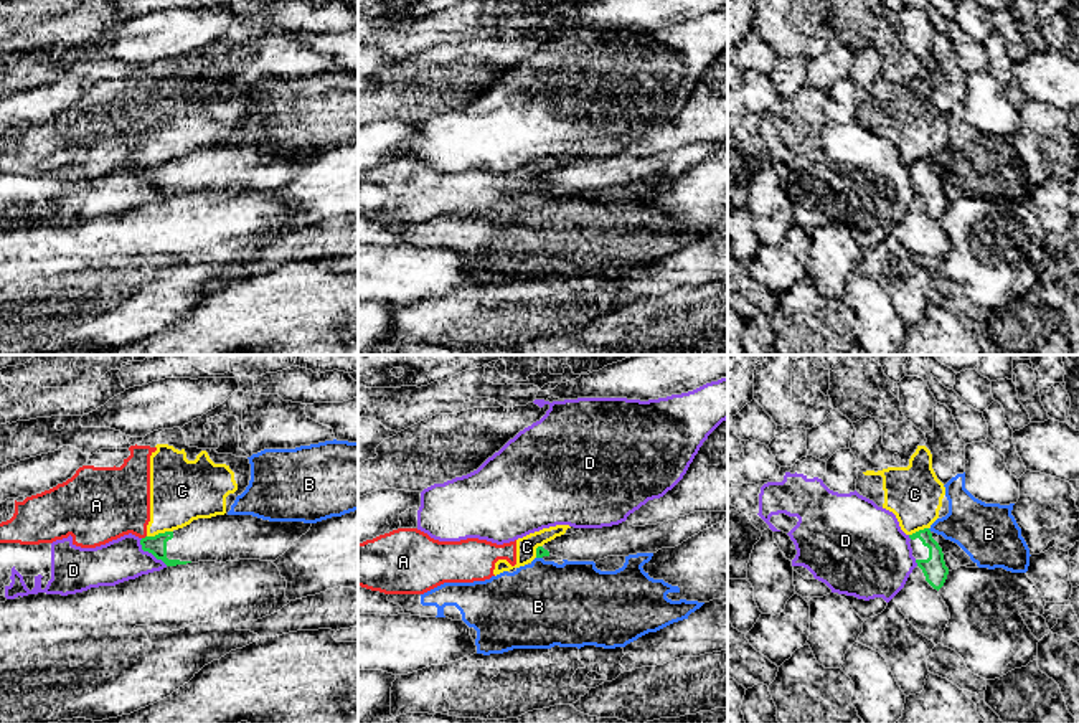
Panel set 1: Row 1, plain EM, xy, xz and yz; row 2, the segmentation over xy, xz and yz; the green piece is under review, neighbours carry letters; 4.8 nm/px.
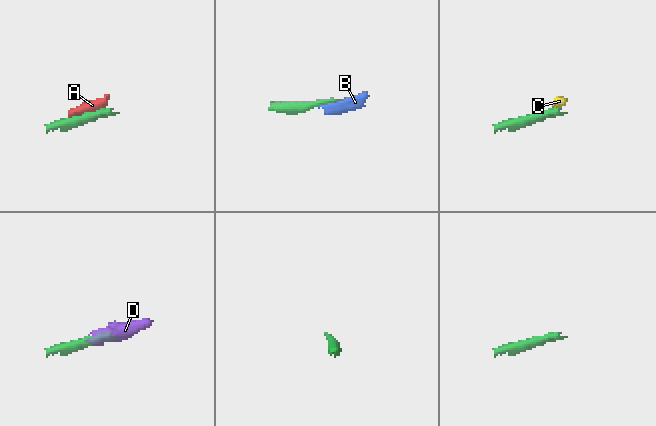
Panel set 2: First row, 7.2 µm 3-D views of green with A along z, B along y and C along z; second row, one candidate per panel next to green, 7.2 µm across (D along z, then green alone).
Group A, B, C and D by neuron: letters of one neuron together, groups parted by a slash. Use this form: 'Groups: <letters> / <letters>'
Groups: A C / B / D

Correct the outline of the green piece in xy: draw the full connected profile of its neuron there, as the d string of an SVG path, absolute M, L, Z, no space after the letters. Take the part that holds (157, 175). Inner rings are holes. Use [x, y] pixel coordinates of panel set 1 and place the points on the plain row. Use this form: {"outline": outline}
{"outline": "M216 145L190 155L145 167L142 180L167 196L198 191L276 191L310 160L304 152L269 152L252 145Z"}

